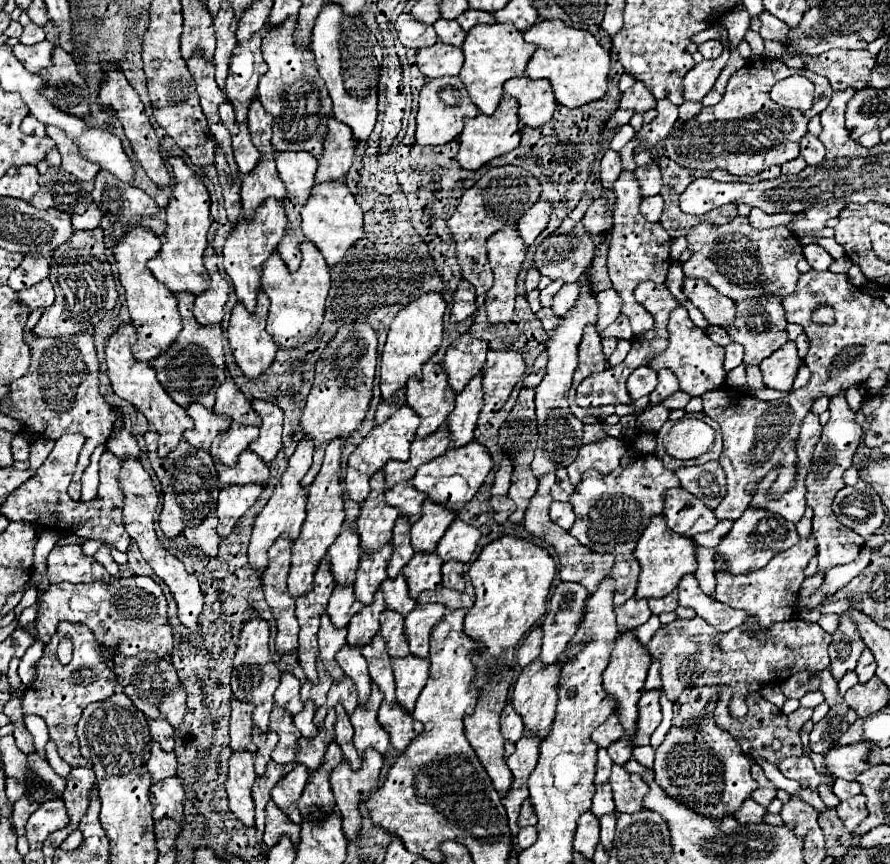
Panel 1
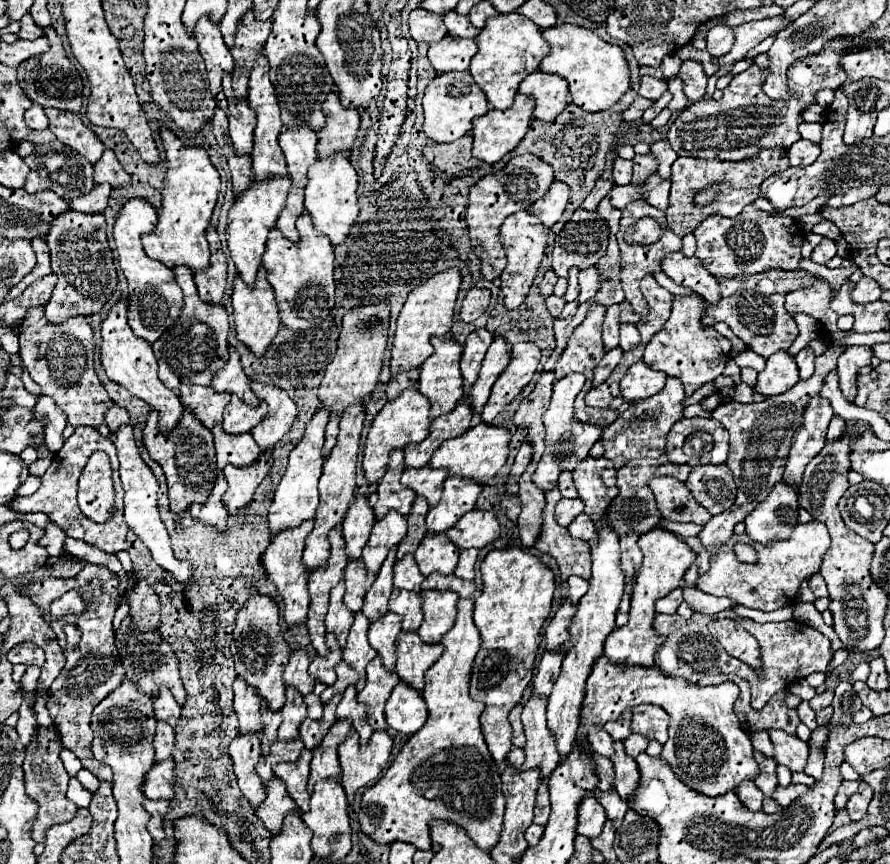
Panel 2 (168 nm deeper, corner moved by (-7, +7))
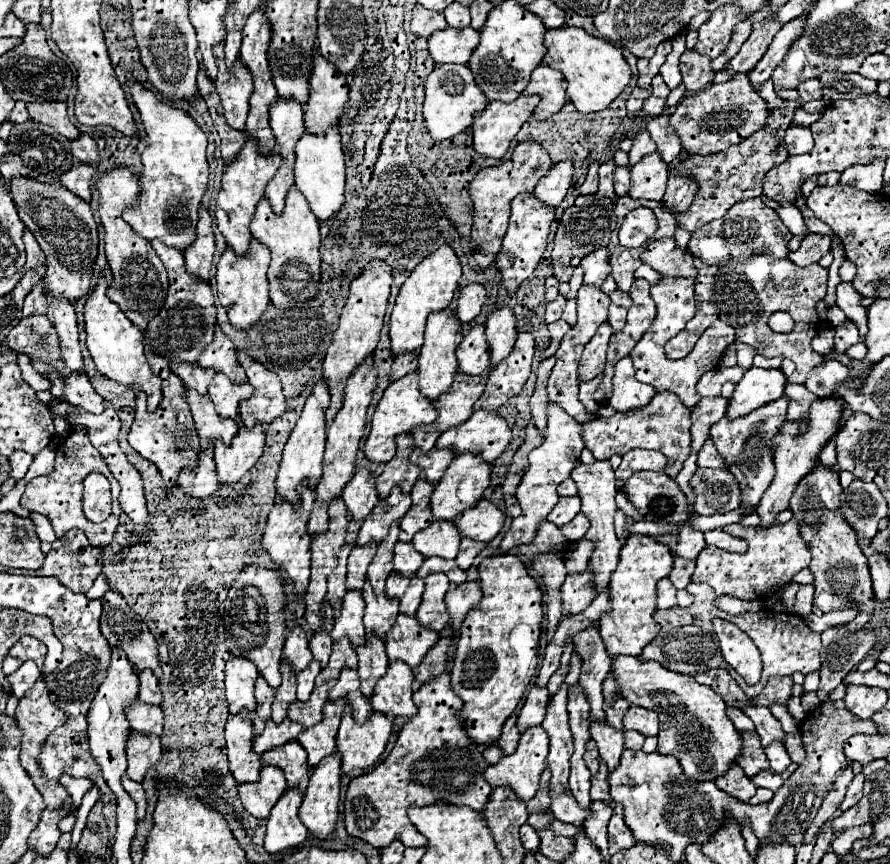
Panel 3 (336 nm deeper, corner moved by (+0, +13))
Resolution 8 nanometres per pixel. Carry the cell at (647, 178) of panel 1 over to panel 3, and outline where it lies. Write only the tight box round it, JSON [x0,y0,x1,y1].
[646,114,682,164]

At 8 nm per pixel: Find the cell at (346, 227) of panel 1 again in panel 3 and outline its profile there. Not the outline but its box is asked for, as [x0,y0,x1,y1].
[294,128,346,222]

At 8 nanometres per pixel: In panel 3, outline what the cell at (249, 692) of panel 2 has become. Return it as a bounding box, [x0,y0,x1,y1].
[226,656,258,714]

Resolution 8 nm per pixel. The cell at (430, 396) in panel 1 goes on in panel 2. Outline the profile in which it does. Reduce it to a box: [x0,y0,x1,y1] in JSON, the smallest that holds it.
[419,338,463,418]

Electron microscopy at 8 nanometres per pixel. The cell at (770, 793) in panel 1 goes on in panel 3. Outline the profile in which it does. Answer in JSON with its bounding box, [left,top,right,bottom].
[736,732,768,778]

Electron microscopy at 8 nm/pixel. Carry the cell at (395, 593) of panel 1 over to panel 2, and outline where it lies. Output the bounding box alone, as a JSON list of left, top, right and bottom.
[393,554,425,592]

